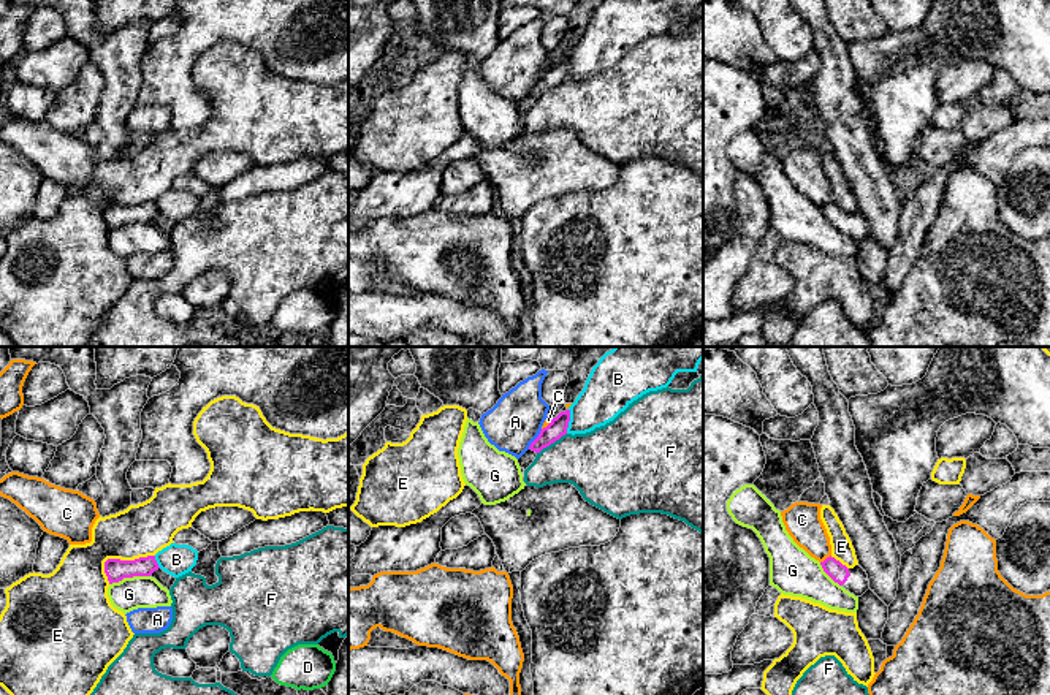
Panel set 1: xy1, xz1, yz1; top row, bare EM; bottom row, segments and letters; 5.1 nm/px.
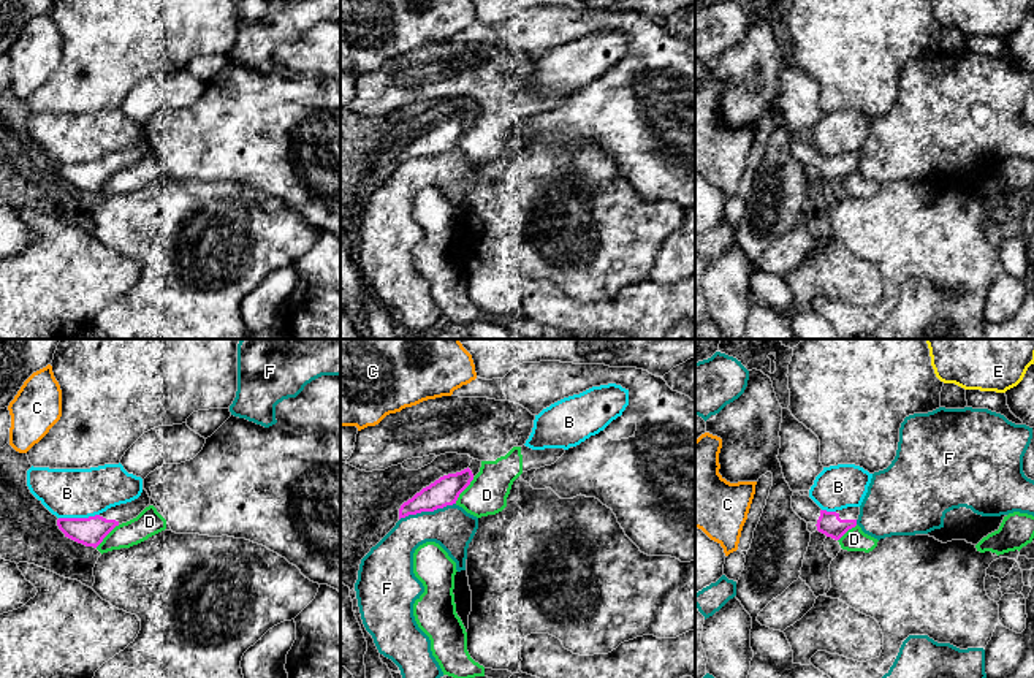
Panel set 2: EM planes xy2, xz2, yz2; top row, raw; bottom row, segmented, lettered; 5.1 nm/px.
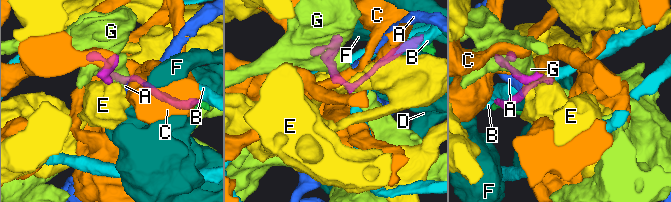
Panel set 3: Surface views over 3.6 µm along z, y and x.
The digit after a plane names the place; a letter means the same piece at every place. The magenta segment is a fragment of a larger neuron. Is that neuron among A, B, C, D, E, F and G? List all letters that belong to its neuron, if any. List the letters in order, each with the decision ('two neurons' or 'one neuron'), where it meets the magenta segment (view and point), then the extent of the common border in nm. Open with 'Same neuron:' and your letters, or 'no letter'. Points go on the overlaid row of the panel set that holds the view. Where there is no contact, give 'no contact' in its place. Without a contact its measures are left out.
Same neuron: no letter
A: two neurons; contact xz1 (536, 439); length 130 nm
B: two neurons; contact xy2 (78, 518); length 200 nm
C: two neurons; contact yz1 (827, 558); length 70 nm
D: two neurons; contact xz2 (464, 488); length 170 nm
E: two neurons; contact xy1 (119, 559); length 280 nm
F: two neurons; contact xz2 (426, 510); length 300 nm
G: two neurons; contact xy1 (129, 577); length 220 nm

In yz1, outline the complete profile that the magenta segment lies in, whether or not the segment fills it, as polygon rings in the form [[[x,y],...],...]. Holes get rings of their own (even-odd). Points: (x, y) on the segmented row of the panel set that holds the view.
[[[831,556],[820,562],[820,565],[835,583],[843,586],[855,597],[862,597],[869,589],[868,575],[860,565],[847,568]]]

